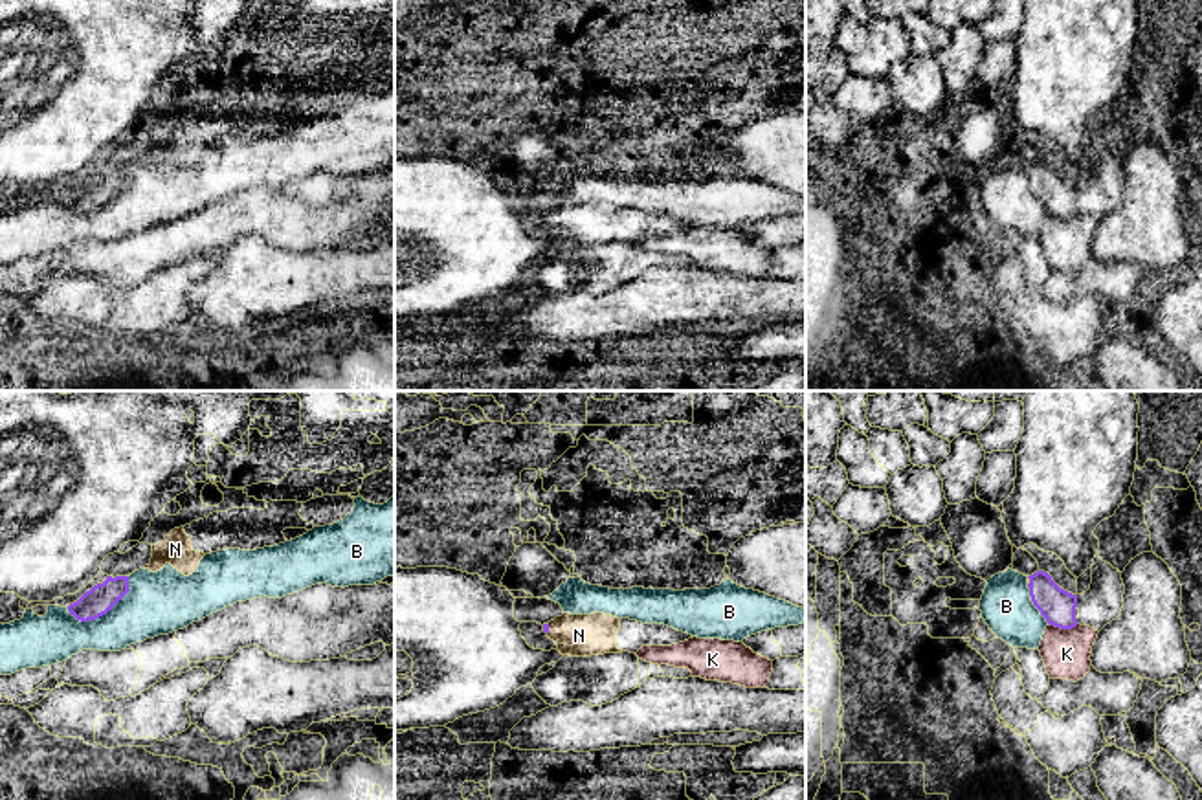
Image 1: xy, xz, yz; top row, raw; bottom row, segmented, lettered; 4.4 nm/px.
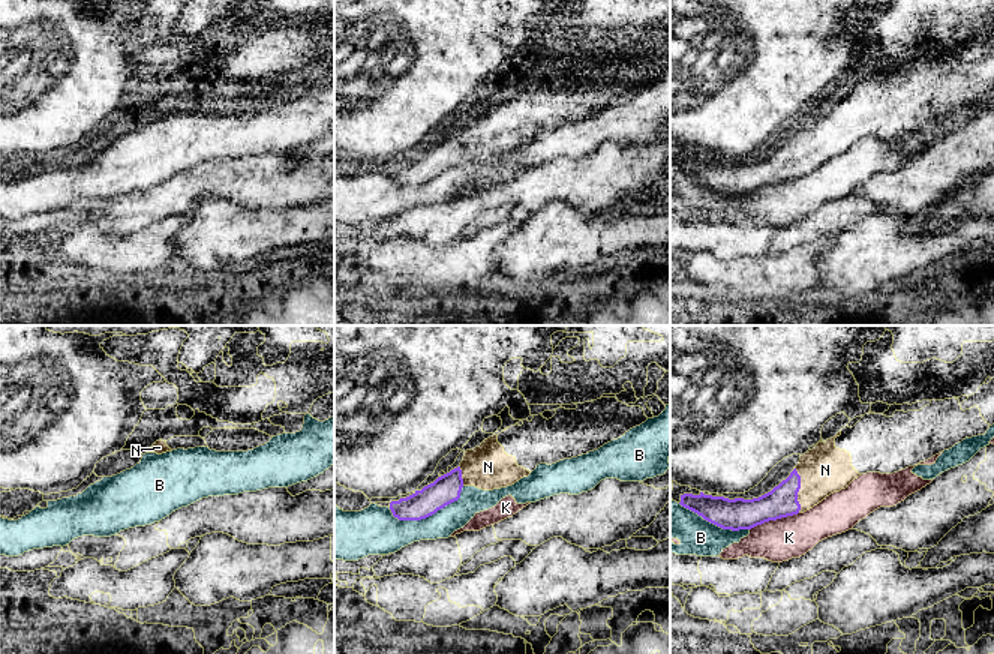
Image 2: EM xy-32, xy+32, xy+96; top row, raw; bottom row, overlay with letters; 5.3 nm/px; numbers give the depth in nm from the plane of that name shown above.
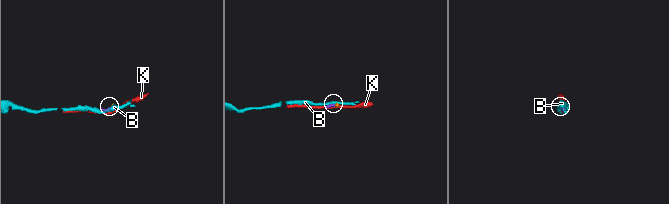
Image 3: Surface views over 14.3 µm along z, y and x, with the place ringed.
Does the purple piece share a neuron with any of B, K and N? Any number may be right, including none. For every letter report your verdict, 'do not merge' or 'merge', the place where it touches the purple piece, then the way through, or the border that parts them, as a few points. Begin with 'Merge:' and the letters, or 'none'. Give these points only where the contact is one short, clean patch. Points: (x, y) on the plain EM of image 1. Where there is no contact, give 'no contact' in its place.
Merge: N
B: do not merge; contact xy (105, 202)
K: do not merge; contact yz (1063, 217)
N: merge; contact xz (547, 219); way xz (545, 215), (547, 219), (567, 219), (578, 224)

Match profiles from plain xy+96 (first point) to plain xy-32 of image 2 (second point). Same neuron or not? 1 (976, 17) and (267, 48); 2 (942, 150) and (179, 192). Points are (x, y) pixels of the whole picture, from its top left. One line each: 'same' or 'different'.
1: different
2: same

